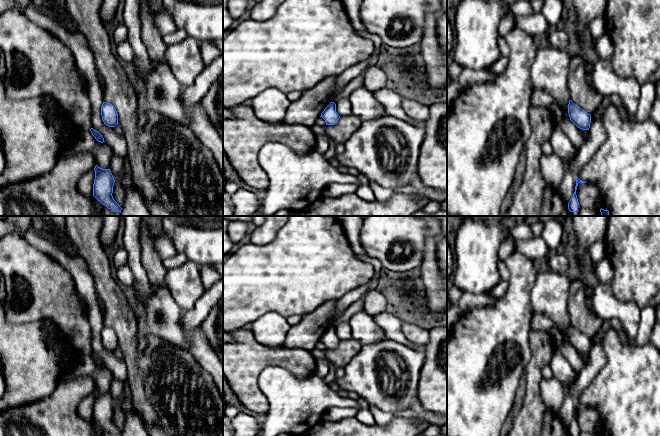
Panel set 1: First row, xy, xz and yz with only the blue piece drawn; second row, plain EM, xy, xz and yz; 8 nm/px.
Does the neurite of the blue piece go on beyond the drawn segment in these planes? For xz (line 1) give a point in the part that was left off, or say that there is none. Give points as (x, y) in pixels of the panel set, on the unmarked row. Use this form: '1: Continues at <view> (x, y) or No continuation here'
1: No continuation here

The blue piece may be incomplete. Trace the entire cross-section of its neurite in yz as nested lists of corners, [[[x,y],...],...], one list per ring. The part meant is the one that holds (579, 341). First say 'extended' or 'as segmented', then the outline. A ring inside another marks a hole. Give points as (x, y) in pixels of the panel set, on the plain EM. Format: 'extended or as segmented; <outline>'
as segmented; [[[571,324],[568,328],[568,338],[570,344],[580,353],[589,354],[591,339],[575,329]]]

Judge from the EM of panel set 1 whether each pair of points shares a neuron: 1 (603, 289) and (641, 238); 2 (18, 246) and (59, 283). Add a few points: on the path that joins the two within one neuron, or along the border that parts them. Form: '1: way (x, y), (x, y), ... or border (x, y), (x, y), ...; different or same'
1: border (610, 284), (612, 293), (619, 300), (625, 302); different
2: way (28, 256), (49, 277); same

